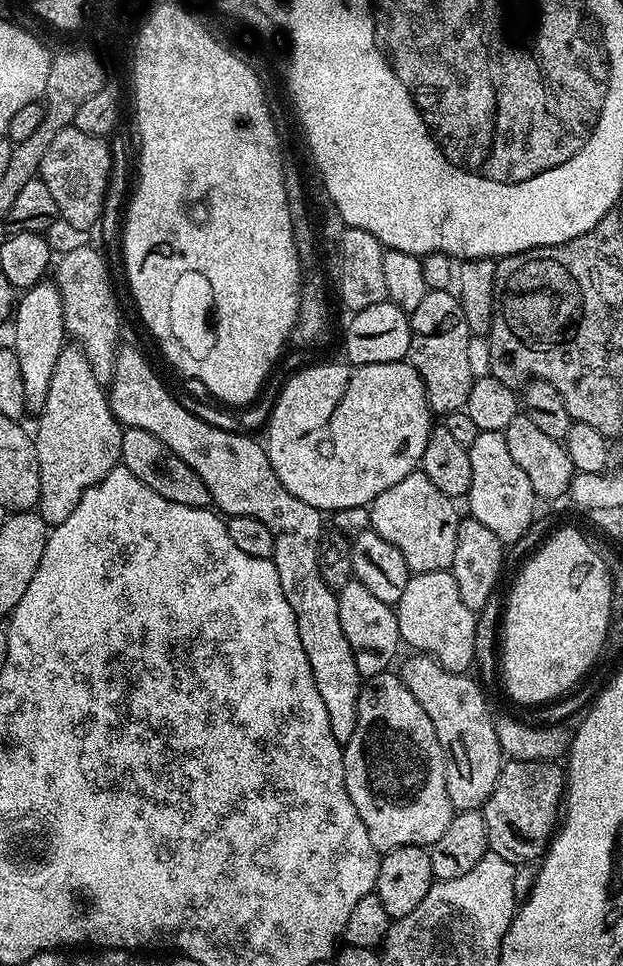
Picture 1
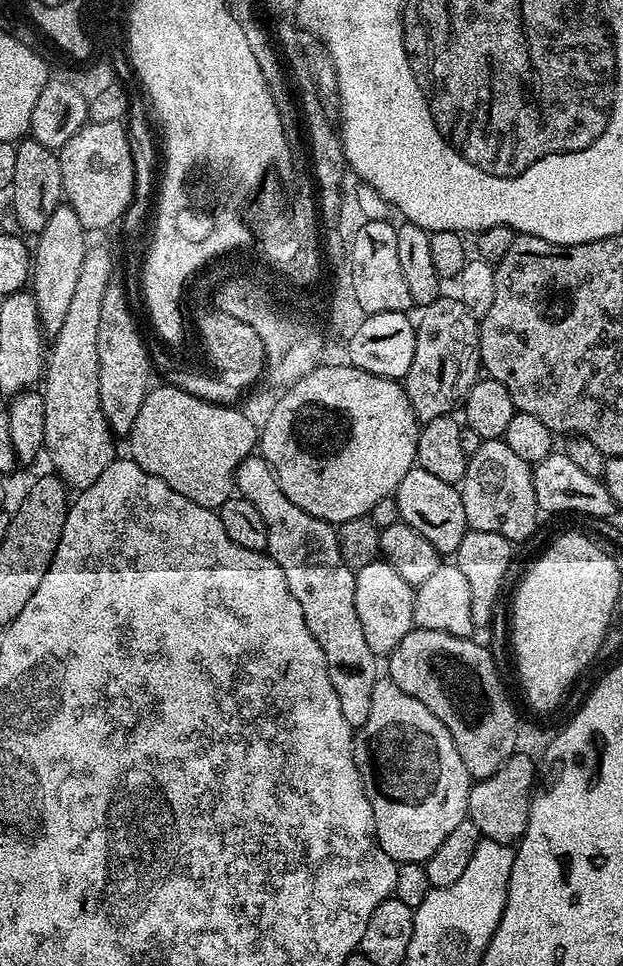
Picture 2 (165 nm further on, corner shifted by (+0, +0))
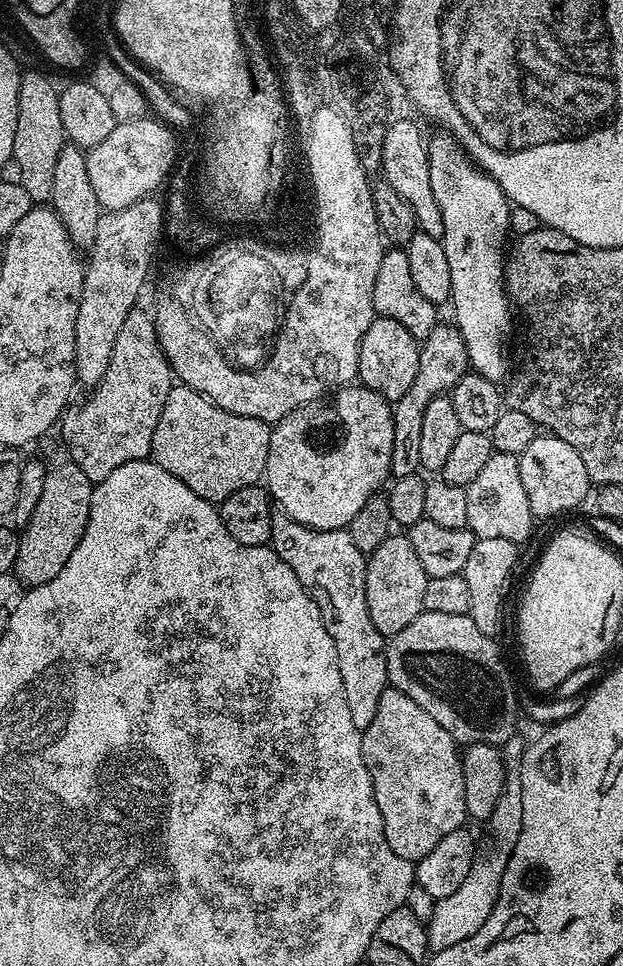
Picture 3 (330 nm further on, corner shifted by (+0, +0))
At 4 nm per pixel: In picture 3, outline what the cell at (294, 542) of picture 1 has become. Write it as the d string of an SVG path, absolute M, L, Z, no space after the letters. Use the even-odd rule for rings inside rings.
M283 514L272 517L270 546L298 574L298 582L302 582L318 606L322 622L330 638L334 638L334 650L338 650L338 670L342 670L342 690L346 706L350 706L350 718L361 730L368 728L378 711L378 698L382 698L389 683L386 638L370 622L370 610L366 610L368 562L365 554L354 546L345 529L314 530Z

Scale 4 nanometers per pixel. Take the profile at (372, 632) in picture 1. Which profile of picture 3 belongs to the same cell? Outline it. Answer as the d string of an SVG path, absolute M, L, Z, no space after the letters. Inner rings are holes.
M391 534L376 550L367 557L366 570L366 610L370 610L370 622L385 638L398 634L398 630L406 630L414 618L424 611L424 591L430 577L422 564L418 562L418 554L410 546L407 535Z

